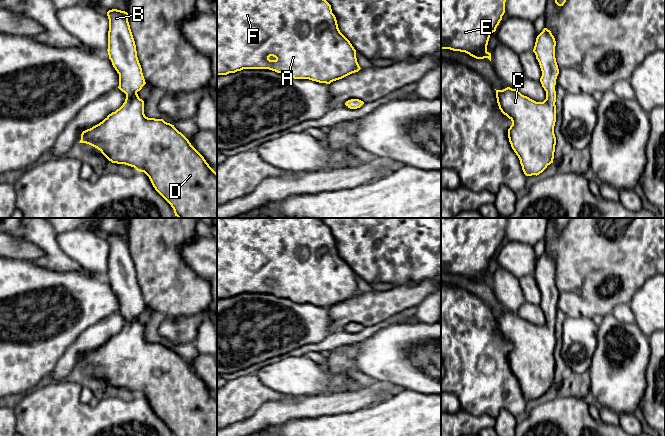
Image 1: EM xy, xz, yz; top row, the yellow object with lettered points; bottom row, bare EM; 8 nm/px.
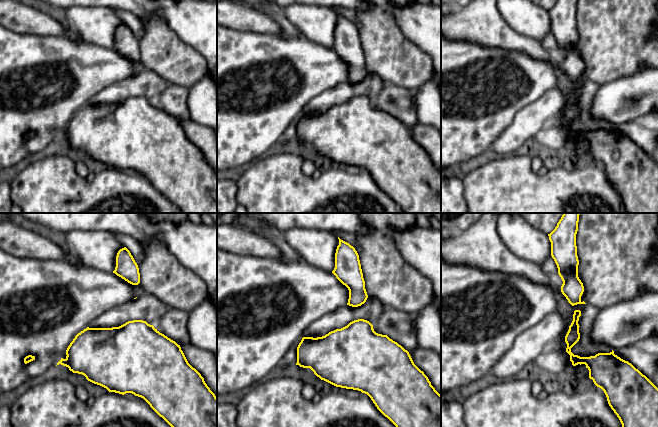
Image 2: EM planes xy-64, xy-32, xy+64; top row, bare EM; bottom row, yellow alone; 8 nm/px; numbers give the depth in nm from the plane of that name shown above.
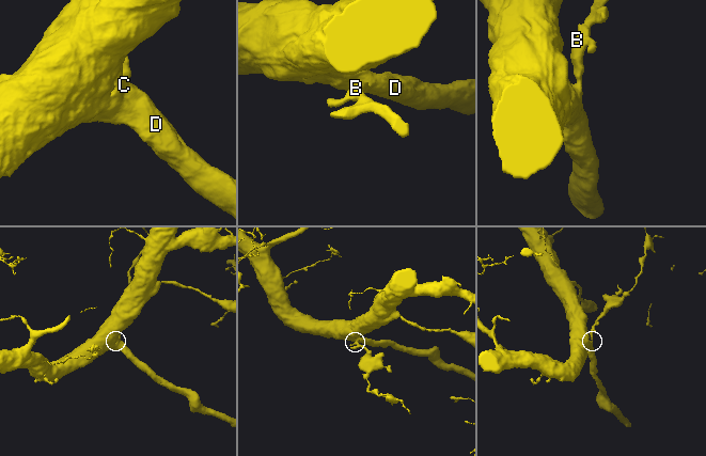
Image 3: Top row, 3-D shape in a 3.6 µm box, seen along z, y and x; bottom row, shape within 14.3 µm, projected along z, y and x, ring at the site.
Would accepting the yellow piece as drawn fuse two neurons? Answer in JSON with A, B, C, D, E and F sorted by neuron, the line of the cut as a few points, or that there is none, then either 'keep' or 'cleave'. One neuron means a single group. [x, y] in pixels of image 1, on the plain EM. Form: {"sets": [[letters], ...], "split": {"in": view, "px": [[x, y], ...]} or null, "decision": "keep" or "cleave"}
{"sets": [["A", "B", "C", "D", "E", "F"]], "split": null, "decision": "keep"}

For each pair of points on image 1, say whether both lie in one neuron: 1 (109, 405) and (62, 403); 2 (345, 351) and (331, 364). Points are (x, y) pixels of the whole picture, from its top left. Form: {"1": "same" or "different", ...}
{"1": "same", "2": "same"}

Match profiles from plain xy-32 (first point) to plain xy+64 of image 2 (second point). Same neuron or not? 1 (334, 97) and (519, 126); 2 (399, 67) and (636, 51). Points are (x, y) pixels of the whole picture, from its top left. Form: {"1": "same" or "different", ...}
{"1": "same", "2": "same"}

